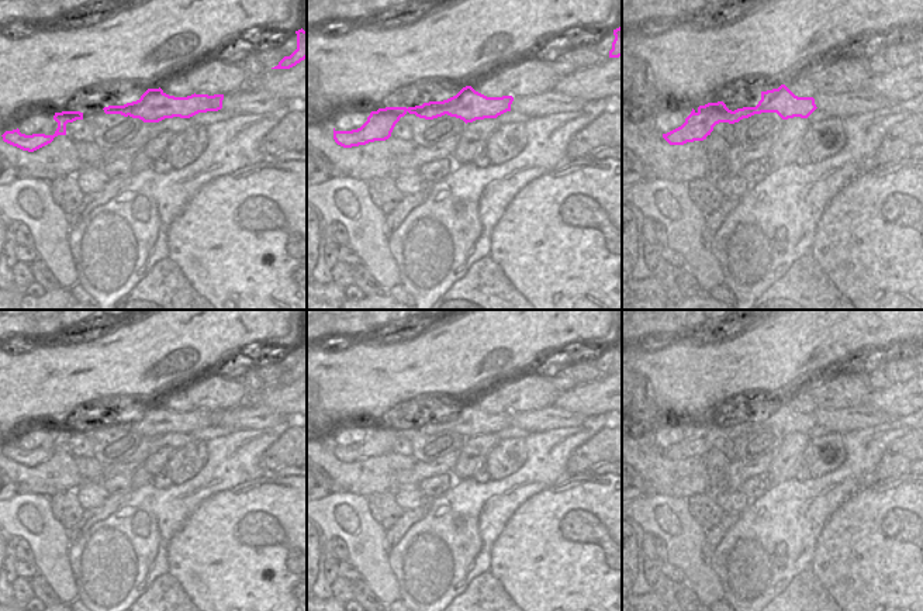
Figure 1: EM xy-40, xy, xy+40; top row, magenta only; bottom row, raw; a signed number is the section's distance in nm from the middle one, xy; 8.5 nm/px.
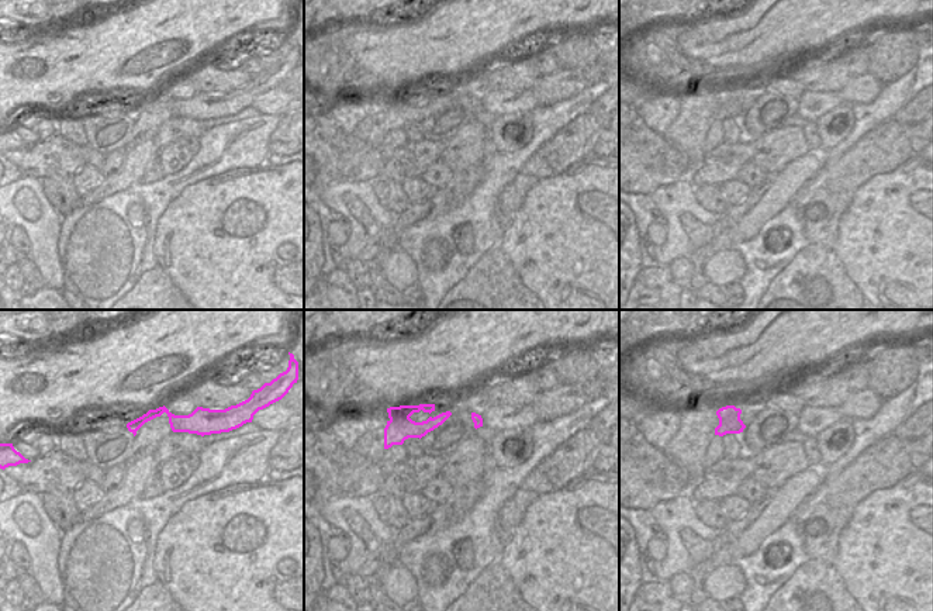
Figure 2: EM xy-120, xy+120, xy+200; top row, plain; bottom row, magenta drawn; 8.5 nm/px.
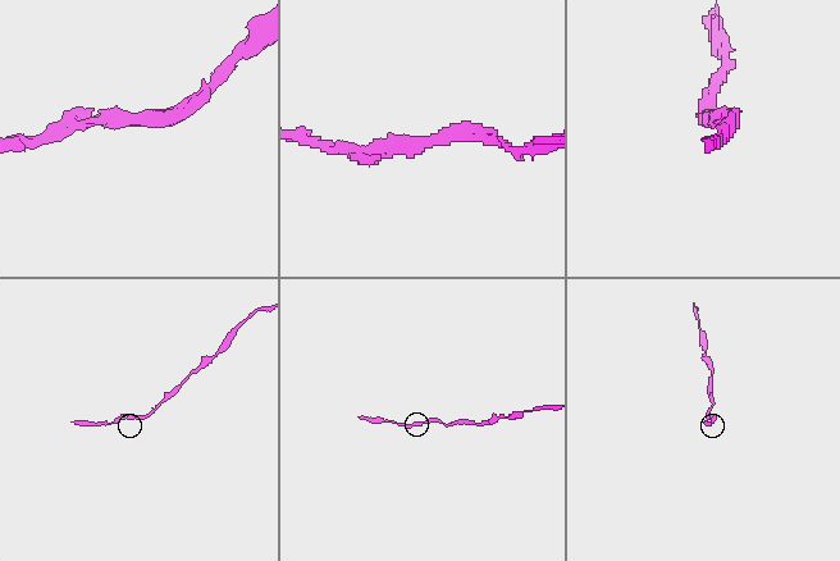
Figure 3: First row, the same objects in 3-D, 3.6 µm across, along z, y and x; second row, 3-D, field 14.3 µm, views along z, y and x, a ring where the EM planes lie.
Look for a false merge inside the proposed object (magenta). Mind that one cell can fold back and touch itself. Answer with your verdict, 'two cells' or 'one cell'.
one cell

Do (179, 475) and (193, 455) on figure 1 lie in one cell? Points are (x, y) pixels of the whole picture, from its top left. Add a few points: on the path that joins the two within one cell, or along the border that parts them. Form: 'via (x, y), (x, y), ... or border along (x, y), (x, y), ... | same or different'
via (180, 470), (189, 459) | same

